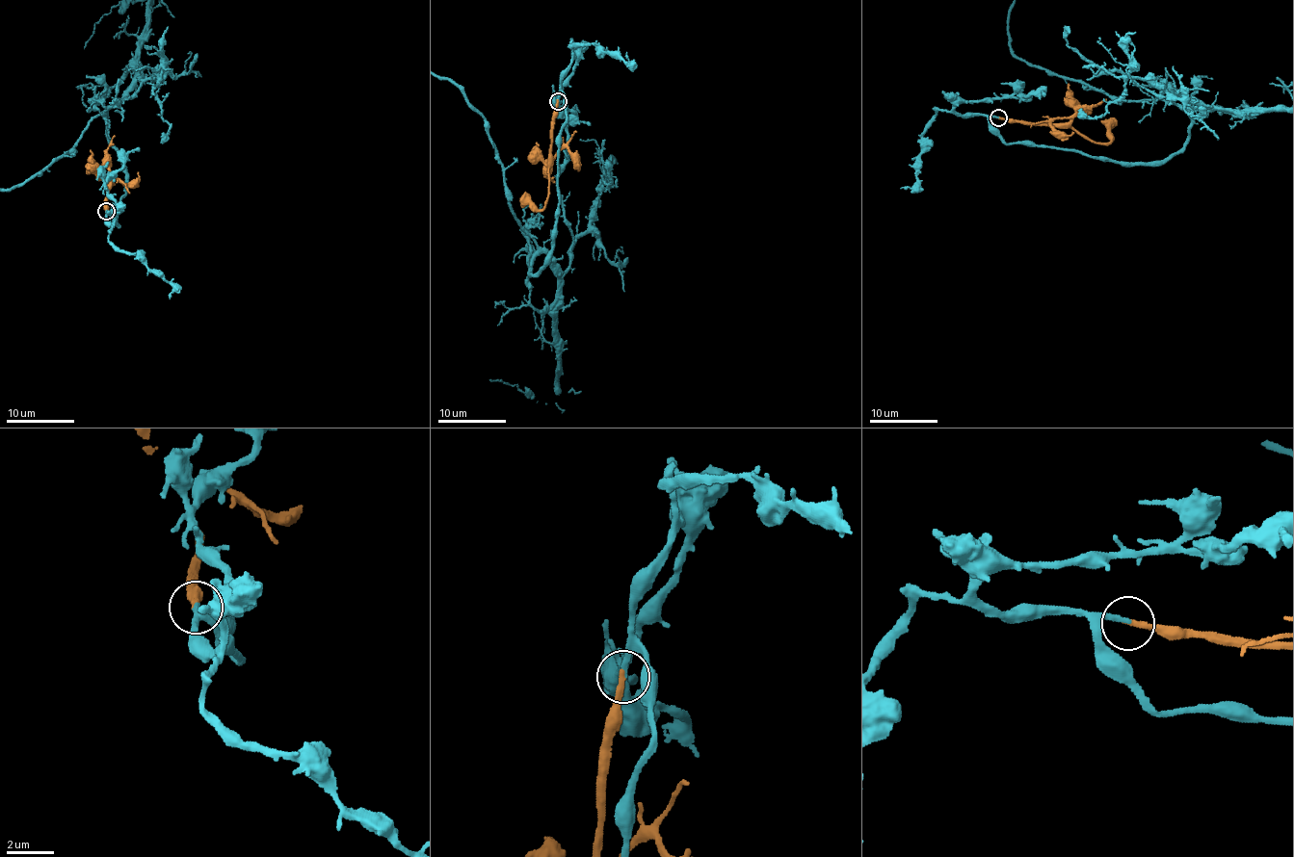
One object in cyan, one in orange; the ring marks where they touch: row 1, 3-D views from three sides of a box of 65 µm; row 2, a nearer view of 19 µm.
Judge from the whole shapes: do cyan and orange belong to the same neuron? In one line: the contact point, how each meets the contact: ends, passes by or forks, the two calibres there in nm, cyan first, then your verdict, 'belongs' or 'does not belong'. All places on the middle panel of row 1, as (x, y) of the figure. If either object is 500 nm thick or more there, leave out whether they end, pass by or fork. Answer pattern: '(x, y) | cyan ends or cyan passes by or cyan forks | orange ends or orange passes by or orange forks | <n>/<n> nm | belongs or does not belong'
(558, 101) | cyan ends | orange ends | 200/280 nm | belongs

